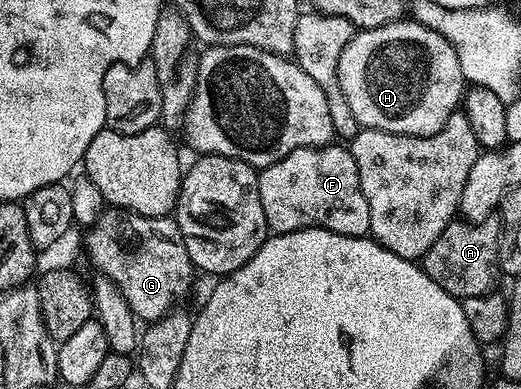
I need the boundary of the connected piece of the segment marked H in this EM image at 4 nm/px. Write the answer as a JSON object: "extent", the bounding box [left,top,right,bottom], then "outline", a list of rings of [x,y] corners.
{"extent":[338,18,466,136],"outline":[[[411,18],[357,31],[338,58],[338,82],[361,128],[377,128],[403,136],[438,134],[438,130],[446,126],[446,118],[461,107],[466,91],[462,66],[459,65],[454,46],[441,34],[417,24]]]}

